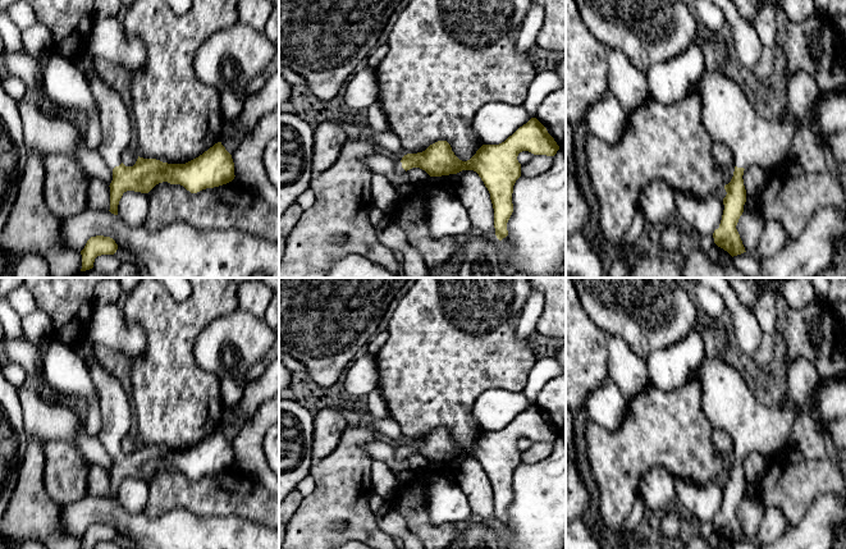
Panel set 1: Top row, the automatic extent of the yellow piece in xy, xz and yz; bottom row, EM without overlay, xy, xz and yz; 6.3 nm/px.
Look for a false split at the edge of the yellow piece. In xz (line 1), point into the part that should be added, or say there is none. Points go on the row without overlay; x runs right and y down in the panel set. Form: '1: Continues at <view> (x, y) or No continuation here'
1: Continues at xz (398, 452)

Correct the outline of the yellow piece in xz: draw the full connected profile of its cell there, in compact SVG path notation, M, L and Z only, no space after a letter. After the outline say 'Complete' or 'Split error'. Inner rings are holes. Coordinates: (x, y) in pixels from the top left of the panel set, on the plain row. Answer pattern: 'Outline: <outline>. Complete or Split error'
Outline: M531 404L504 429L483 431L467 448L459 447L447 427L438 427L422 439L407 440L401 448L395 448L395 458L404 461L412 454L420 454L430 463L457 461L462 457L476 458L490 480L495 522L502 527L508 522L507 509L513 499L513 472L521 463L518 440L529 438L534 442L554 443L558 436L559 433L547 415L536 404Z. Split error

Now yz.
Outline: M704 358L698 369L700 380L700 403L706 420L714 430L726 431L733 442L733 463L724 472L723 502L719 514L714 517L714 530L732 544L745 537L736 516L746 489L744 457L751 452L760 453L767 459L776 452L791 444L791 435L800 415L810 416L817 425L826 430L833 421L846 417L846 380L829 380L813 389L801 404L790 404L777 410L774 406L760 404L749 392L741 375L724 358Z. Split error

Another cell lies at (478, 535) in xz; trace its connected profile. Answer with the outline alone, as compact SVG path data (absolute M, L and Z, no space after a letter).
M472 520L461 532L458 549L503 549L502 531L498 525Z

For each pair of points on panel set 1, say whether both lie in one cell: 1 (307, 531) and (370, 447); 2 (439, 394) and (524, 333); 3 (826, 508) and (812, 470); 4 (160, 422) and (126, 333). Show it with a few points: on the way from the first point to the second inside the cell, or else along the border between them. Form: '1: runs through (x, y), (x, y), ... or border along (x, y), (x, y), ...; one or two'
1: border along (375, 438), (362, 444), (366, 454); two
2: border along (522, 309), (516, 329), (517, 339); two
3: border along (832, 493), (821, 495), (801, 518); two
4: border along (142, 328), (143, 351), (129, 361); two

